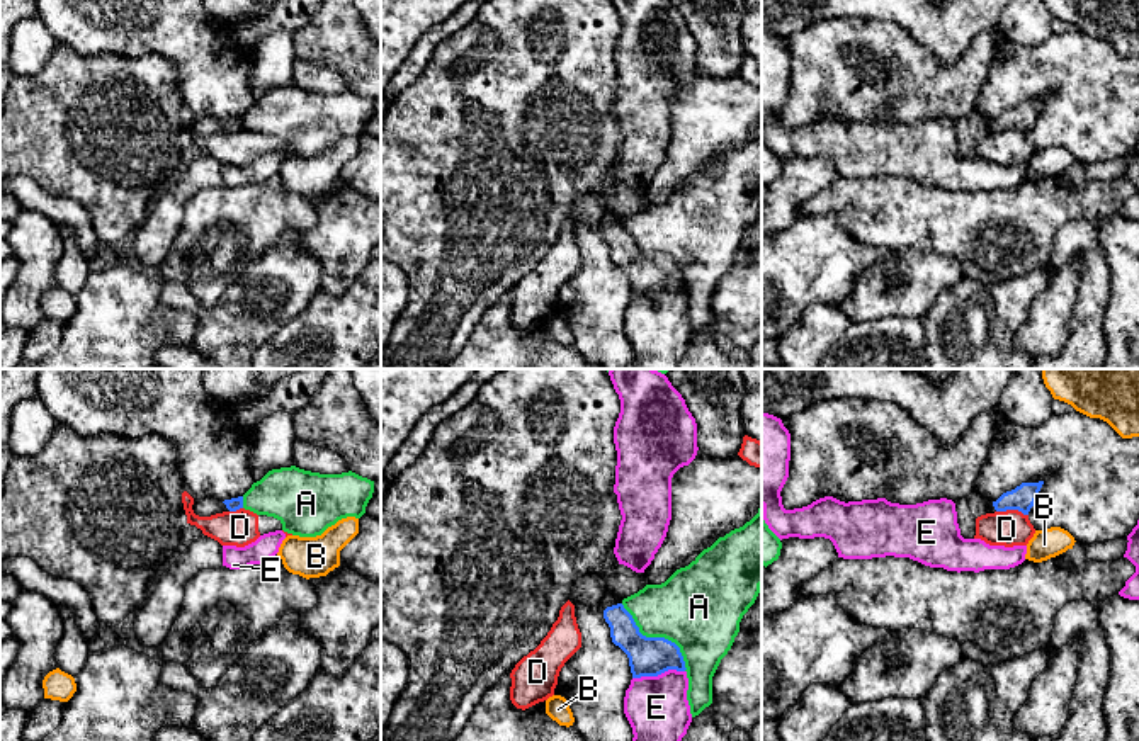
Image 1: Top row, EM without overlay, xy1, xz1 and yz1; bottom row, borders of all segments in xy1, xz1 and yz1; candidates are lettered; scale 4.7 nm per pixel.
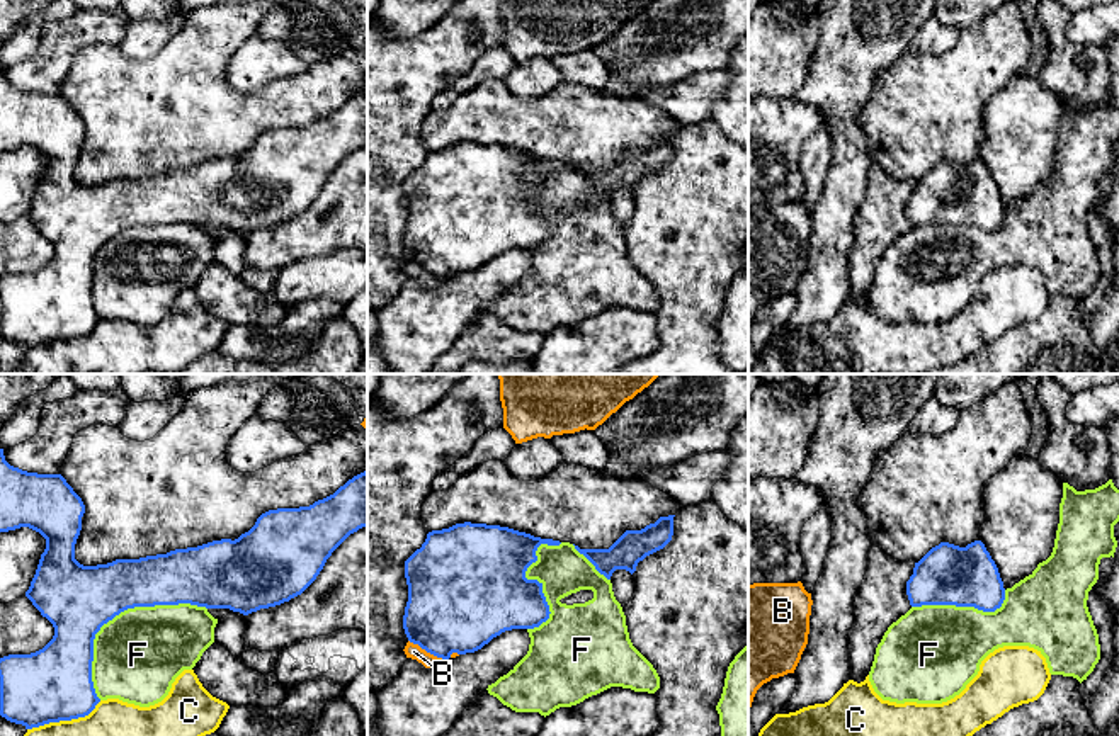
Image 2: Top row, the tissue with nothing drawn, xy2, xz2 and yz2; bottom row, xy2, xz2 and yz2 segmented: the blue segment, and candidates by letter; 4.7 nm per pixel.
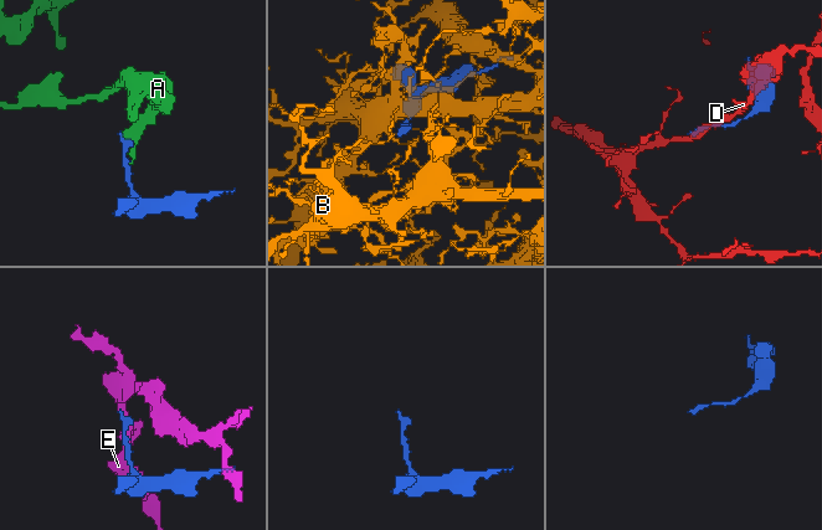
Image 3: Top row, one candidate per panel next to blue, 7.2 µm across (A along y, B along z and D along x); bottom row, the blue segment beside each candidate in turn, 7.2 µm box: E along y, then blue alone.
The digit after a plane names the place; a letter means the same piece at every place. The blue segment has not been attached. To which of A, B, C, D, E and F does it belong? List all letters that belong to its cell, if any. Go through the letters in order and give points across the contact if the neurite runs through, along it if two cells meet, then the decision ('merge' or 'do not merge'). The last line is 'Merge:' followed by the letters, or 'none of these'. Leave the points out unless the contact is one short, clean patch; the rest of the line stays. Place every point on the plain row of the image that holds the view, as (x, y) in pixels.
A: do not merge
B: do not merge
C: do not merge
D: along yz1 (997, 130), (1020, 130), (1027, 135) | do not merge
E: do not merge
F: do not merge
Merge: none of these

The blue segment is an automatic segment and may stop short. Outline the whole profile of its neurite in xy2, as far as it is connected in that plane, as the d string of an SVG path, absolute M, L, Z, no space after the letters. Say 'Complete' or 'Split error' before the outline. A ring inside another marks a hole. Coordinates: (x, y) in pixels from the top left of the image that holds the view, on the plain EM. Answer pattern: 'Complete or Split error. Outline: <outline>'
Complete. Outline: M0 68L0 151L29 146L46 158L36 194L26 216L53 246L53 258L31 274L0 277L0 335L26 348L88 335L100 318L92 301L94 258L104 243L134 226L190 223L206 228L230 228L248 235L289 221L301 214L320 194L332 172L354 151L367 146L367 88L333 114L310 126L277 127L262 133L255 144L238 158L213 160L197 167L175 168L139 178L116 178L107 184L83 185L75 178L85 124L61 93L27 92L10 85Z

